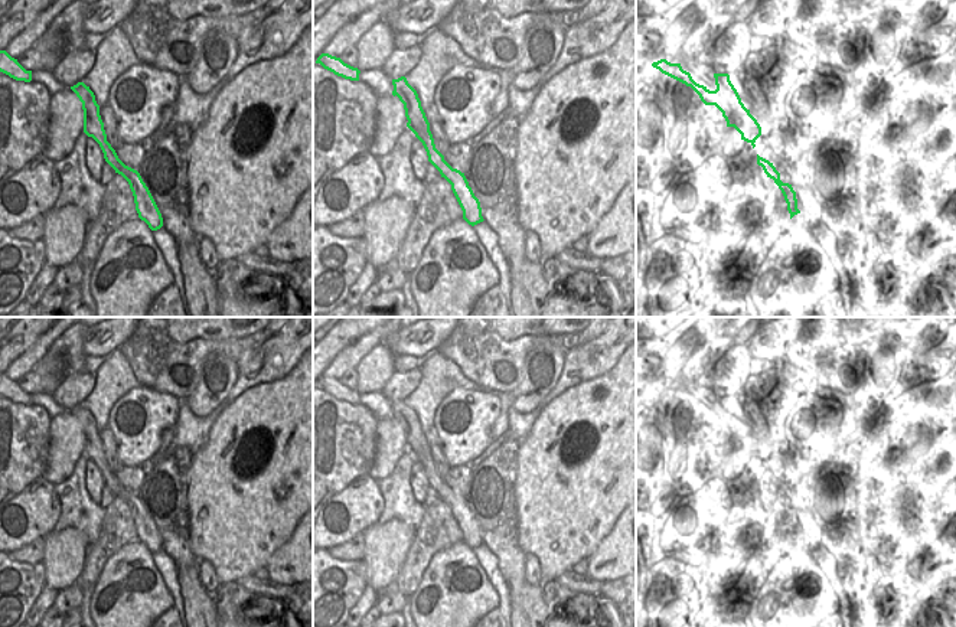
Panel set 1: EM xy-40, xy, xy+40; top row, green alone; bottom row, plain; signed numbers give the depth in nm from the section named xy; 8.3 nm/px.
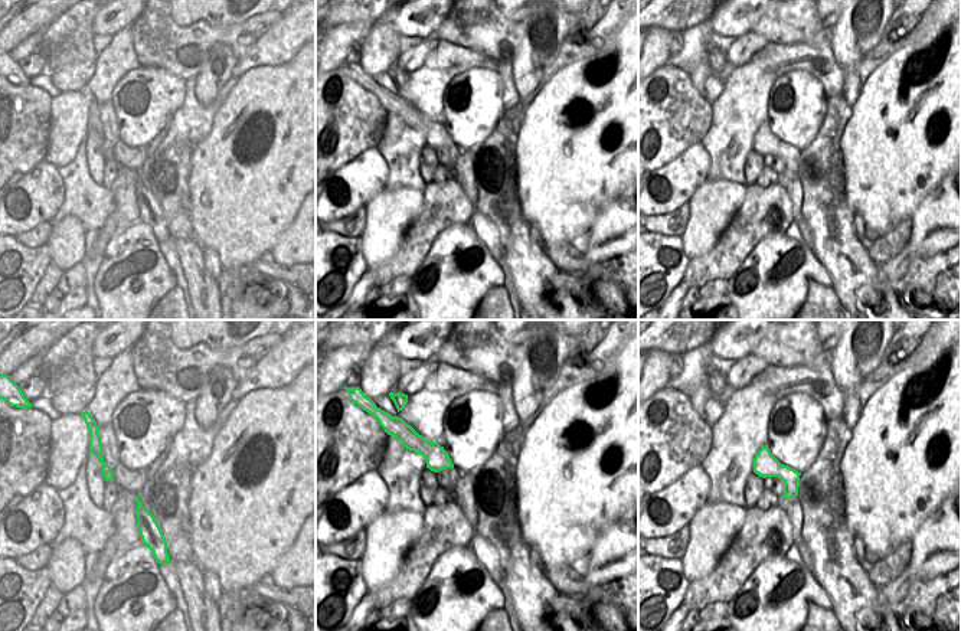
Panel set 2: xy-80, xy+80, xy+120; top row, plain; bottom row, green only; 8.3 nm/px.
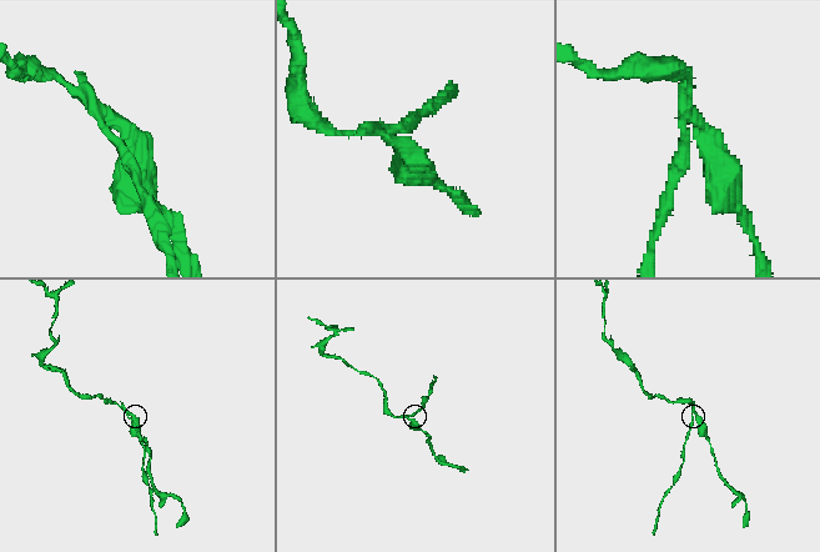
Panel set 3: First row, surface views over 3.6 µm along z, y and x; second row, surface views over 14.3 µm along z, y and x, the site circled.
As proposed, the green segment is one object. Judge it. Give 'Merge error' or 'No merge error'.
Merge error

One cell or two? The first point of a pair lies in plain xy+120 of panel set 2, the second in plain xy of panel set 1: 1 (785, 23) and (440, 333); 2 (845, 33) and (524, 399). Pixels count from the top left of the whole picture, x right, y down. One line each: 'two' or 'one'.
1: two
2: one

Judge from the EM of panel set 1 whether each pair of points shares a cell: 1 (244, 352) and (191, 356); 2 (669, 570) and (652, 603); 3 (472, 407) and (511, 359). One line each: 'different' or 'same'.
1: same
2: same
3: different

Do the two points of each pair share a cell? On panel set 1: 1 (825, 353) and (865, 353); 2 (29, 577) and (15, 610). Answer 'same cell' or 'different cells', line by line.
1: different cells
2: same cell

